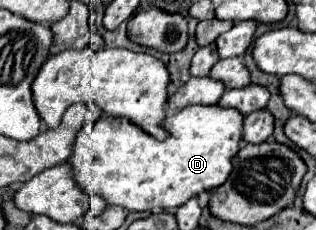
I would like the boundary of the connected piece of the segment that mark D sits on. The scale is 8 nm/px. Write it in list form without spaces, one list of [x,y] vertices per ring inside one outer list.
[[[187,106],[179,114],[167,116],[167,132],[169,136],[159,142],[145,134],[141,128],[123,118],[101,116],[97,122],[85,124],[73,144],[73,152],[69,156],[69,166],[73,170],[75,182],[89,194],[103,198],[109,206],[121,206],[125,212],[173,212],[185,200],[205,192],[219,188],[233,170],[233,156],[241,146],[243,132],[243,114],[233,108],[221,106]]]

